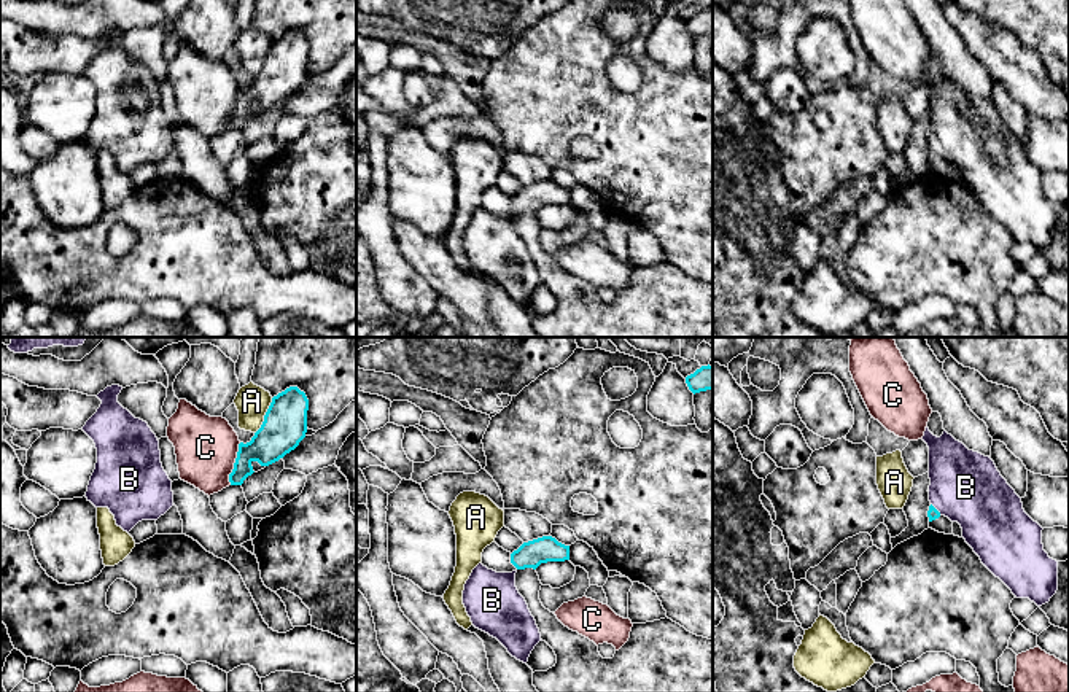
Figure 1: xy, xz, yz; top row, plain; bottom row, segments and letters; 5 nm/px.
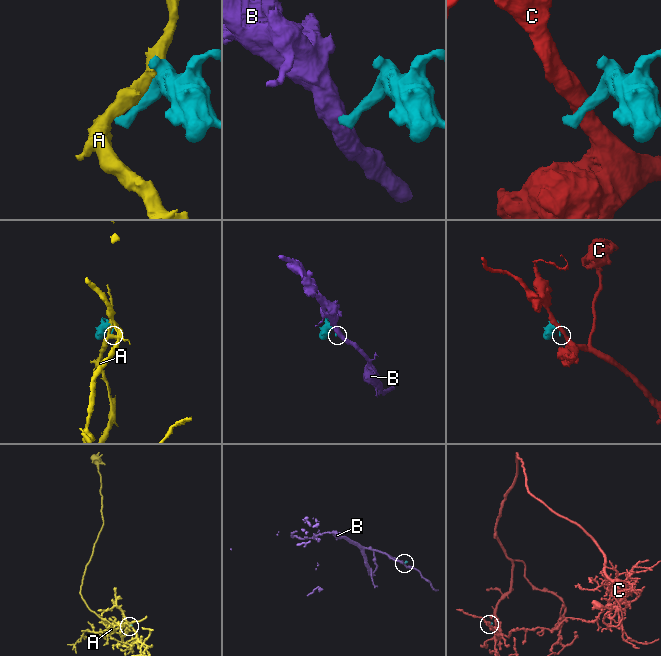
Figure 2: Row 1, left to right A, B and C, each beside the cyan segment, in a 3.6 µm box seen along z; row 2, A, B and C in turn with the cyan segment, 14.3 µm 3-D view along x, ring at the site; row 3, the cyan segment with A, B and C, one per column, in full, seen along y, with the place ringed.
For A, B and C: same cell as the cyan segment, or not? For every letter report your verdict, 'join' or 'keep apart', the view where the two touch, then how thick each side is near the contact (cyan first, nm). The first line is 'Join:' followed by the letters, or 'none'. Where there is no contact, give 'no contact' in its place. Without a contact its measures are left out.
Join: B
A: keep apart | xy | 220/170 nm
B: join | yz | 60/360 nm
C: keep apart | xy | 200/320 nm

